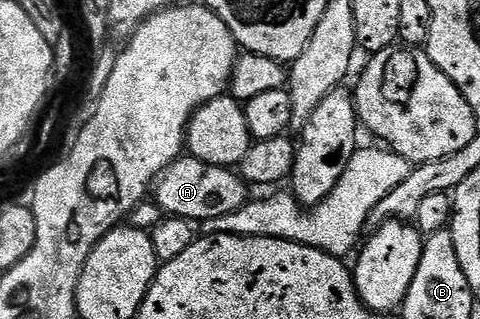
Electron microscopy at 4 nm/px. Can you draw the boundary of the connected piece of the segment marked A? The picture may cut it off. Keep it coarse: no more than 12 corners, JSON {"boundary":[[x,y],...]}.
{"boundary":[[185,154],[156,180],[165,216],[205,223],[242,209],[235,170]]}

